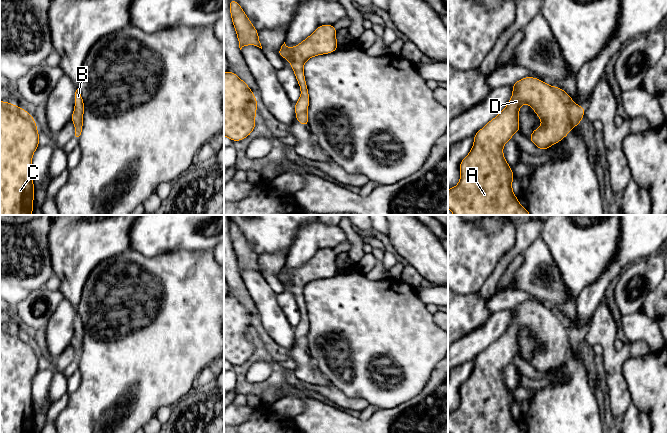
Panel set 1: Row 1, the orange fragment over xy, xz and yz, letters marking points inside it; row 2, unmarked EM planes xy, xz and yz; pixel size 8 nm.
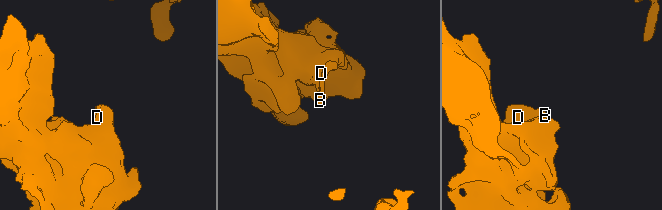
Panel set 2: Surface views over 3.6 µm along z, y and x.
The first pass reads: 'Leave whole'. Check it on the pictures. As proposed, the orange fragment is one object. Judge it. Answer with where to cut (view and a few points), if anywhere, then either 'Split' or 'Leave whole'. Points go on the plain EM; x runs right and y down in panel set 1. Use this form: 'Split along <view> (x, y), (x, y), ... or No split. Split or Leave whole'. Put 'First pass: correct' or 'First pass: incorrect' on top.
First pass: correct
No split. Leave whole

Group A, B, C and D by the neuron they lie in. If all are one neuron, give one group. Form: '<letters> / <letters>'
A B C D

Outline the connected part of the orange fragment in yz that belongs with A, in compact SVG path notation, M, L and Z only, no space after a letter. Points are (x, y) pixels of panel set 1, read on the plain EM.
M524 301L511 309L511 311L513 319L507 330L473 360L473 371L459 389L460 405L457 410L448 414L449 433L527 433L519 428L518 422L513 417L512 403L516 400L503 379L504 368L512 363L515 356L520 356L519 333L523 327L529 328L542 345L542 350L536 352L528 362L542 375L565 362L573 350L579 350L581 343L584 341L585 331L575 328L569 318L558 310L551 311L538 302Z

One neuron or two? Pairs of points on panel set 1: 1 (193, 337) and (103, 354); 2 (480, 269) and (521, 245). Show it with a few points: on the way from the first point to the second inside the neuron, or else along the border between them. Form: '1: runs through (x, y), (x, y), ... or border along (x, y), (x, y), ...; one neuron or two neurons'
1: runs through (171, 337), (151, 337), (134, 354), (125, 354); one neuron
2: border along (515, 234), (515, 244), (502, 257), (490, 274); two neurons

